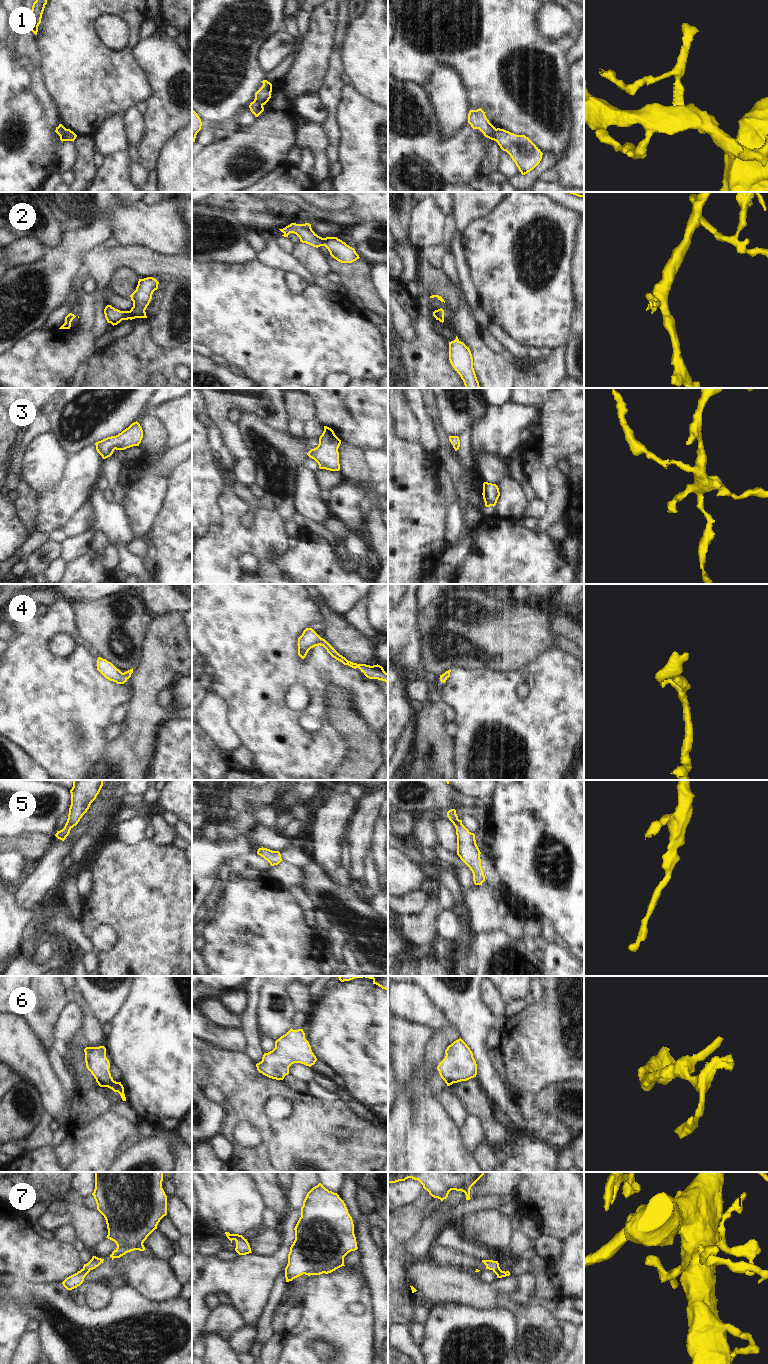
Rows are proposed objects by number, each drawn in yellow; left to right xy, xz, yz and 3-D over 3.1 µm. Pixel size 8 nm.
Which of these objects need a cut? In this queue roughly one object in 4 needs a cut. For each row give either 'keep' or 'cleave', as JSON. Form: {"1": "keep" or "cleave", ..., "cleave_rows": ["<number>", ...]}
{"1": "cleave", "2": "keep", "3": "keep", "4": "keep", "5": "keep", "6": "keep", "7": "keep", "cleave_rows": ["1"]}

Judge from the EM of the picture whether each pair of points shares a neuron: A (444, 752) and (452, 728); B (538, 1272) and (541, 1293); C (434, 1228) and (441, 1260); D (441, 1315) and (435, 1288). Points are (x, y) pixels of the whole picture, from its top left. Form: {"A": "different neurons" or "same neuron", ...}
{"A": "different neurons", "B": "same neuron", "C": "different neurons", "D": "different neurons"}

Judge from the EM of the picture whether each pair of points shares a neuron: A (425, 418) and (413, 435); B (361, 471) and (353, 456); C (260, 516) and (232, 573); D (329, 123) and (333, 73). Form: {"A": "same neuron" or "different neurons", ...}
{"A": "different neurons", "B": "same neuron", "C": "same neuron", "D": "same neuron"}

